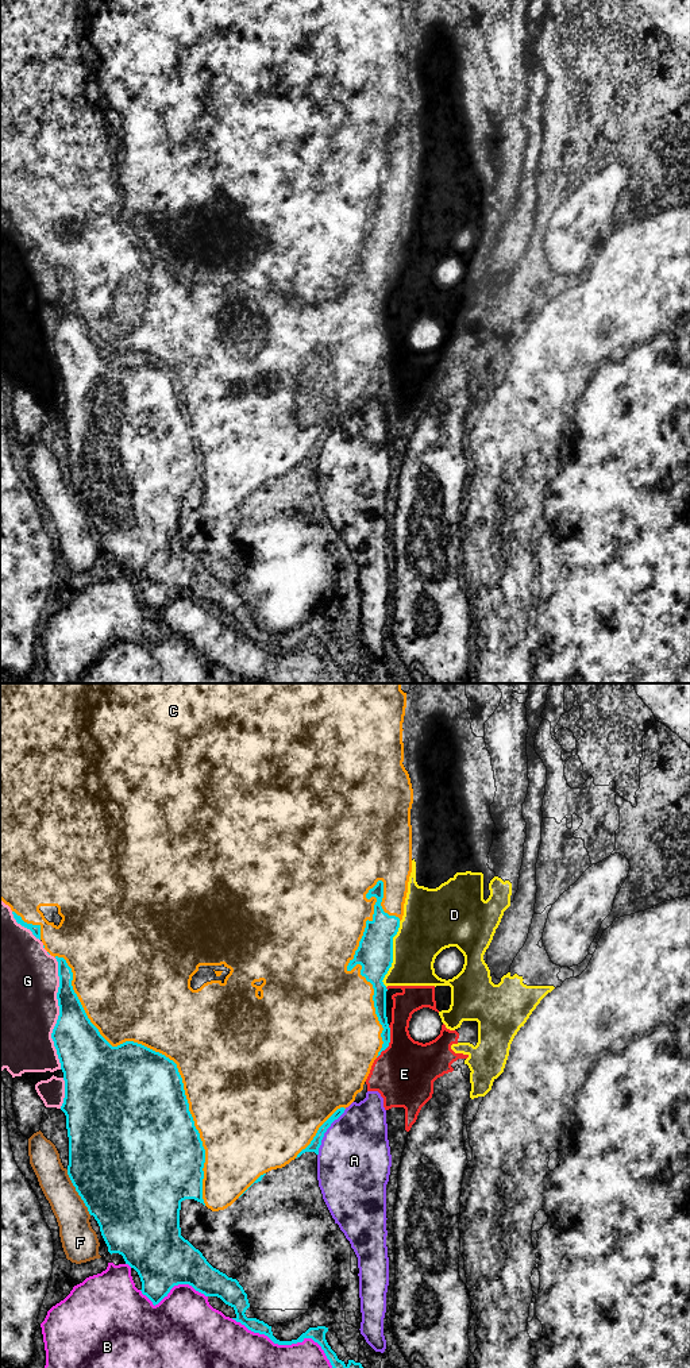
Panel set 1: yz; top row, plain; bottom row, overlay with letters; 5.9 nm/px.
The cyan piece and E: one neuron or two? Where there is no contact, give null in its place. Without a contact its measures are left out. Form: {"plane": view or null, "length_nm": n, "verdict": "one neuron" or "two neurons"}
{"plane": "yz", "length_nm": 220, "verdict": "two neurons"}

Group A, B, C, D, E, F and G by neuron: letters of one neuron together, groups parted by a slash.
A / B / C / D E / F / G

